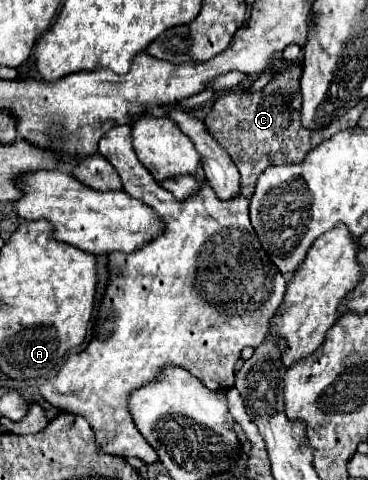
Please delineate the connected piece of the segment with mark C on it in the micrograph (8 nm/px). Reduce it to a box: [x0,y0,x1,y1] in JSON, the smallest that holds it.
[204,62,322,198]

